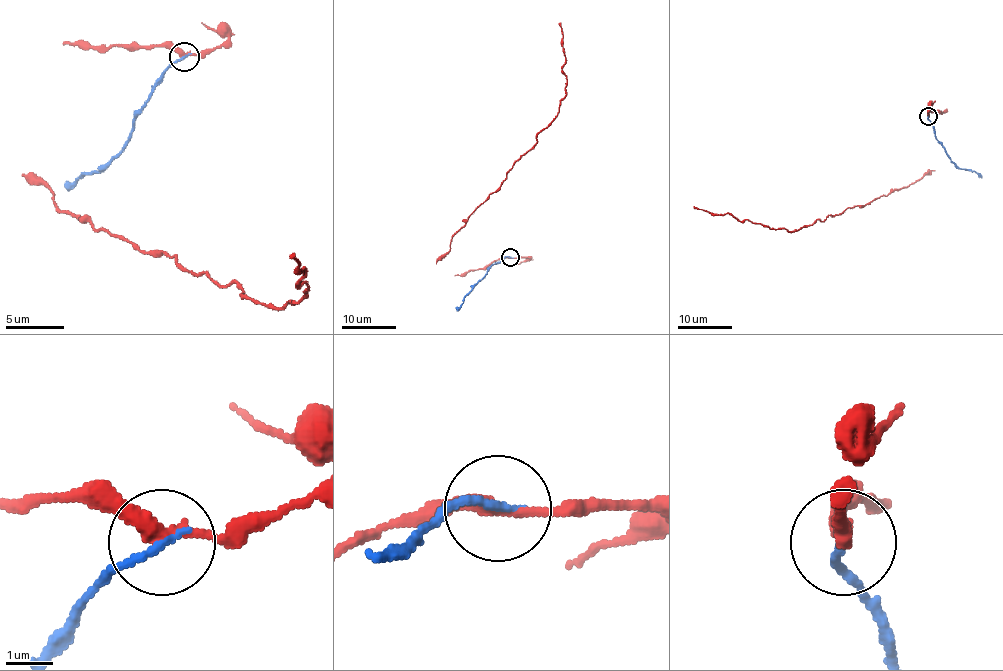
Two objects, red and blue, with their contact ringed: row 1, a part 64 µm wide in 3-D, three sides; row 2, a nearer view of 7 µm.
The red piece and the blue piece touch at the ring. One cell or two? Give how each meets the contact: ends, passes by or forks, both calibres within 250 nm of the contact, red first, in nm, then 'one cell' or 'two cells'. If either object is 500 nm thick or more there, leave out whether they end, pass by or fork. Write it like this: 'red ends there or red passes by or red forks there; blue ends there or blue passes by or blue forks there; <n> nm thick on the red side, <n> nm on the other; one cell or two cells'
red passes by; blue ends there; 280 nm thick on the red side, 180 nm on the other; two cells

